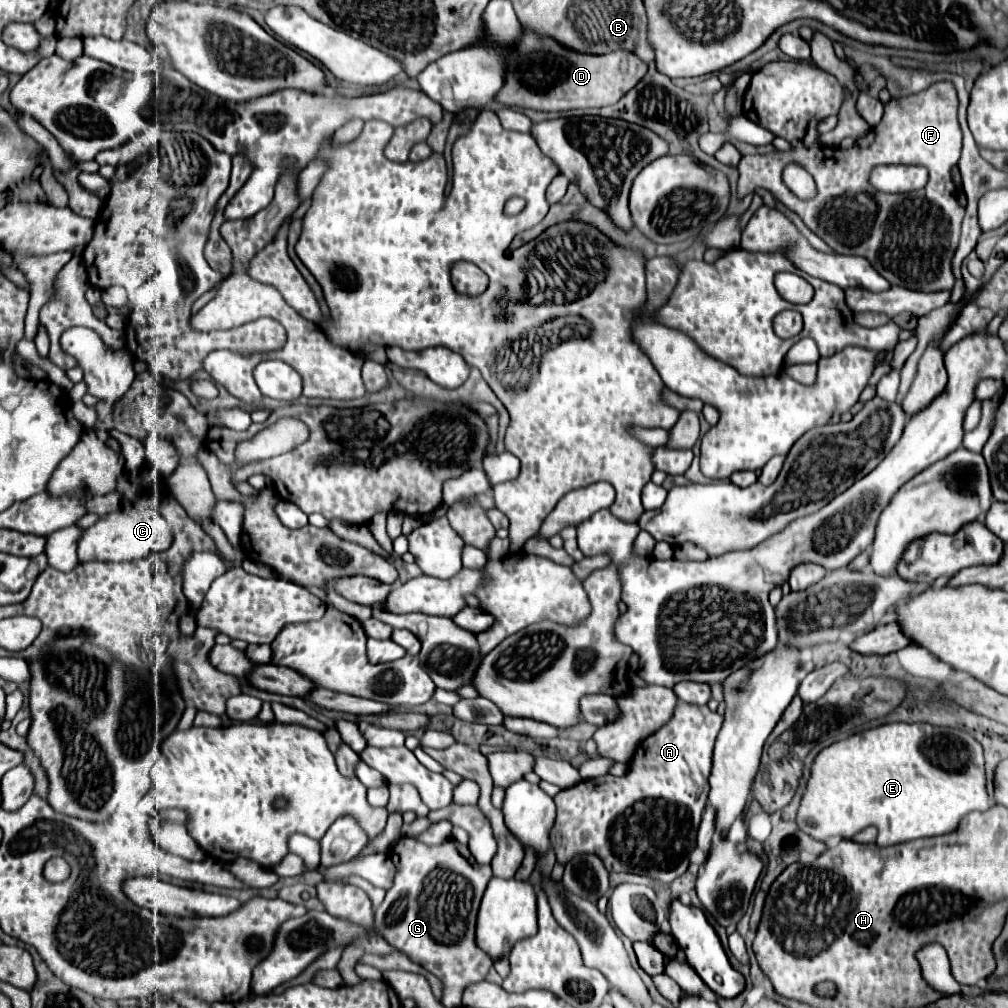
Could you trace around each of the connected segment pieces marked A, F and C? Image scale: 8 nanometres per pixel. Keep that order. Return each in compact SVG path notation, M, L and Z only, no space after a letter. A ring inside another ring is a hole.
M679 702L673 718L635 750L625 776L615 778L605 774L561 790L553 798L557 804L557 820L551 830L551 846L557 862L567 864L579 854L597 854L609 872L647 874L661 882L673 882L679 878L689 866L689 854L695 848L697 828L701 822L701 808L705 810L707 806L707 778L711 770L713 744L721 724L723 716L711 712L707 706Z
M769 62L761 70L757 70L751 78L751 84L743 98L749 98L749 106L745 114L769 130L773 136L785 138L791 144L787 152L769 152L743 156L739 162L739 186L737 194L743 198L751 194L755 188L769 190L779 202L783 202L789 210L797 212L799 218L813 230L821 240L825 240L837 254L855 254L869 258L869 262L895 286L905 286L921 292L937 292L951 290L955 284L955 276L951 270L951 260L959 246L961 222L965 216L965 208L957 202L957 188L951 178L951 168L957 164L961 154L961 128L958 122L958 98L955 86L951 82L935 82L927 90L905 96L901 100L891 100L885 106L883 120L877 128L869 130L863 138L859 138L851 148L839 146L823 146L819 140L817 126L827 114L837 114L843 100L845 90L837 82L835 76L821 70L819 66L811 66L807 62ZM789 162L801 162L809 174L815 178L817 194L809 200L799 200L781 180L781 172ZM879 164L913 164L925 166L929 170L929 182L921 190L913 190L907 194L887 194L869 186L869 172Z
M123 468L121 476L117 478L115 492L121 494L121 508L109 514L103 514L91 528L87 528L79 540L77 540L77 556L81 562L89 560L111 560L111 562L121 562L121 560L137 560L145 558L149 552L163 552L171 546L169 534L171 528L167 526L165 518L159 512L159 502L161 502L161 490L147 490L141 486L135 486L129 480L127 470Z

